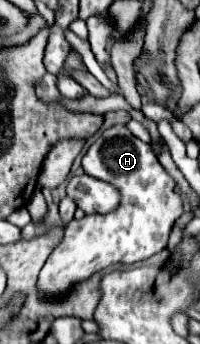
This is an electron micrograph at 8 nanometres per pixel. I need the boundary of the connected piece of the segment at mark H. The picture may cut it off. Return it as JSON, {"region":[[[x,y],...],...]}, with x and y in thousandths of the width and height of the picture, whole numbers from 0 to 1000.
{"region":[[[565,360],[505,384],[415,453],[415,494],[465,517],[575,535],[615,581],[555,622],[445,622],[335,651],[315,703],[255,733],[195,797],[195,855],[235,872],[315,860],[365,826],[555,767],[665,767],[805,733],[835,721],[865,645],[915,622],[915,581],[875,558],[865,517],[795,477],[755,419],[665,395],[625,360]]]}

